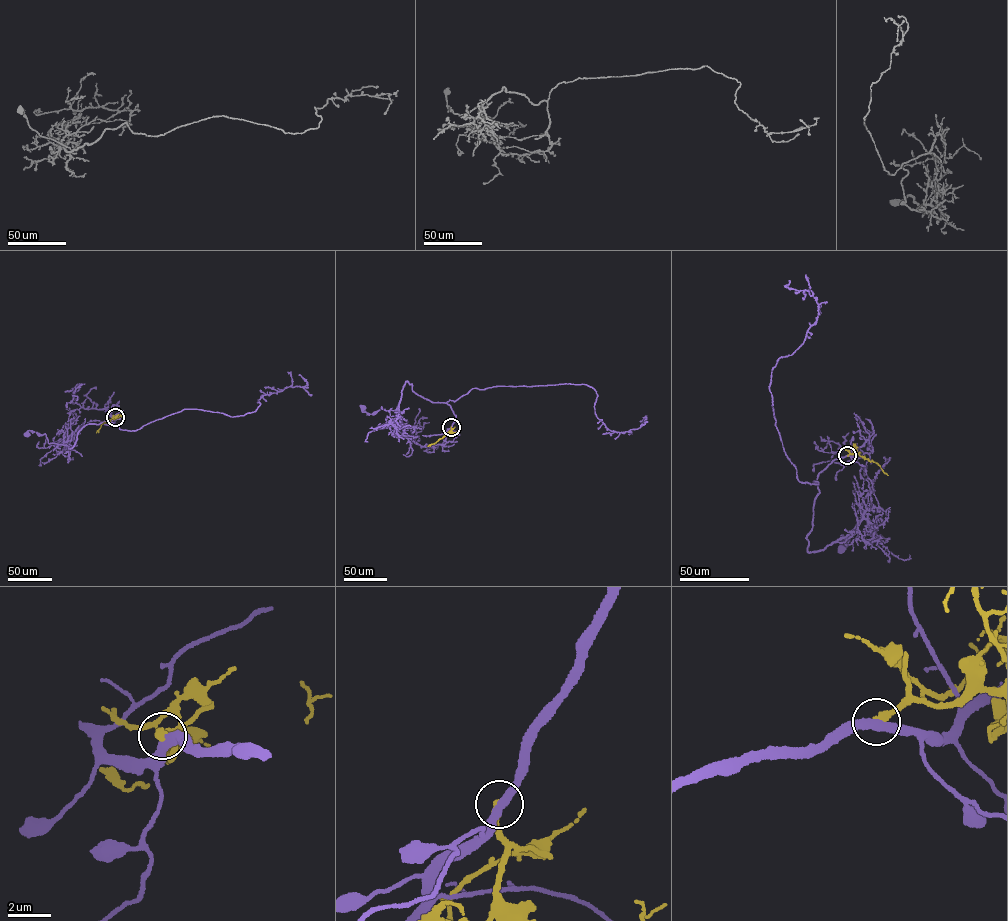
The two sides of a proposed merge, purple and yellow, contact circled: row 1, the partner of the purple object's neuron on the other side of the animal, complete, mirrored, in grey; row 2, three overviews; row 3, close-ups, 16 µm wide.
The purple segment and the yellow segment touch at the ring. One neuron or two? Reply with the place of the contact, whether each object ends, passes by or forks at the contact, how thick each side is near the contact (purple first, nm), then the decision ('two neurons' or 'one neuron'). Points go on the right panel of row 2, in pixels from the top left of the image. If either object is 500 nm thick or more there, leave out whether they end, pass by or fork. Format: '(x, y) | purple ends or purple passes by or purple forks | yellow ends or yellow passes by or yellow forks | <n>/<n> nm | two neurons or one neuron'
(847, 455) | purple passes by | yellow ends | 400/360 nm | two neurons

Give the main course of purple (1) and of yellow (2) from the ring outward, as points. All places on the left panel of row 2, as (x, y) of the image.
1: (115, 417), (119, 419), (87, 424), (79, 431), (71, 448), (49, 443), (45, 434), (29, 430), (26, 434)
2: (115, 417), (101, 424), (96, 433)

